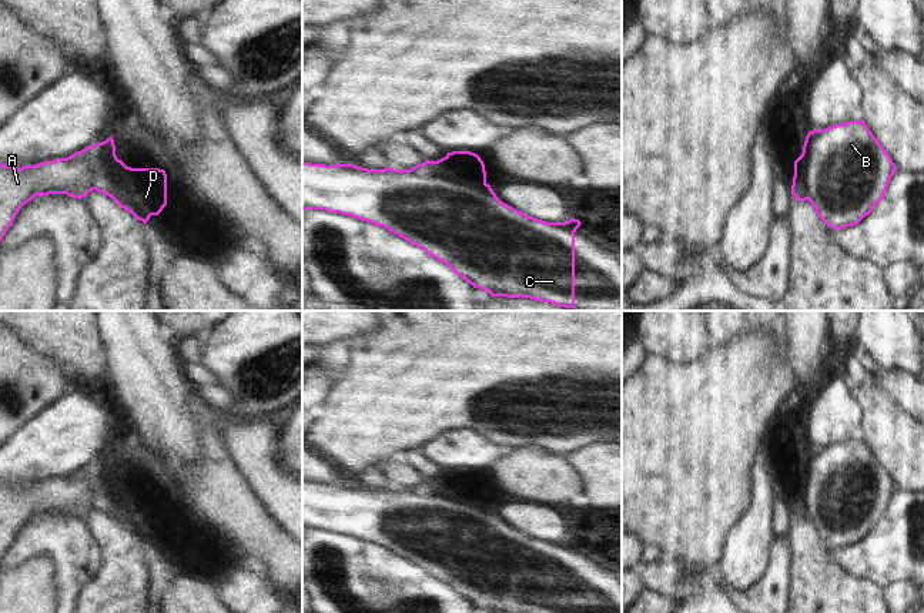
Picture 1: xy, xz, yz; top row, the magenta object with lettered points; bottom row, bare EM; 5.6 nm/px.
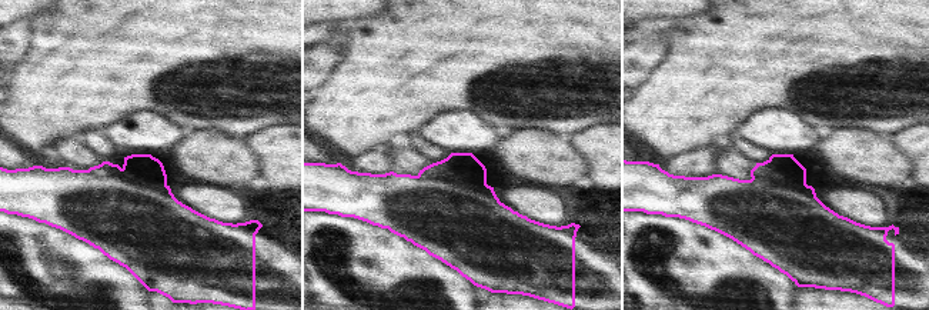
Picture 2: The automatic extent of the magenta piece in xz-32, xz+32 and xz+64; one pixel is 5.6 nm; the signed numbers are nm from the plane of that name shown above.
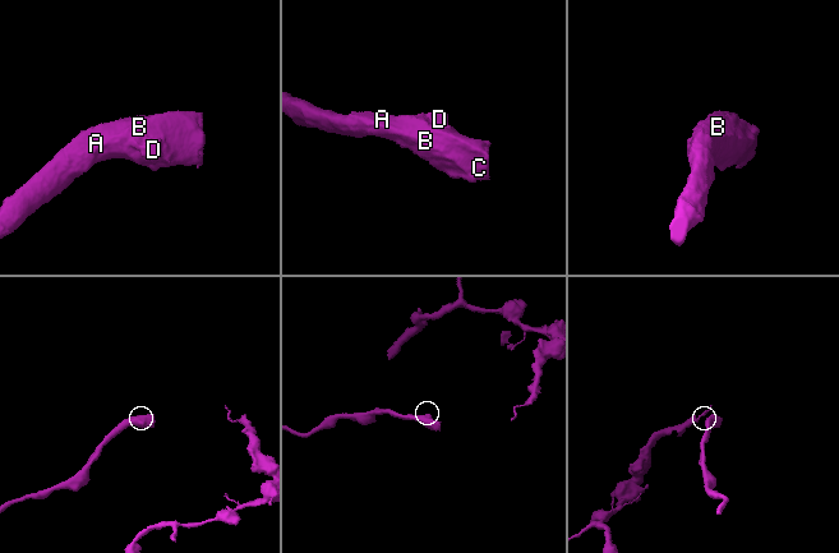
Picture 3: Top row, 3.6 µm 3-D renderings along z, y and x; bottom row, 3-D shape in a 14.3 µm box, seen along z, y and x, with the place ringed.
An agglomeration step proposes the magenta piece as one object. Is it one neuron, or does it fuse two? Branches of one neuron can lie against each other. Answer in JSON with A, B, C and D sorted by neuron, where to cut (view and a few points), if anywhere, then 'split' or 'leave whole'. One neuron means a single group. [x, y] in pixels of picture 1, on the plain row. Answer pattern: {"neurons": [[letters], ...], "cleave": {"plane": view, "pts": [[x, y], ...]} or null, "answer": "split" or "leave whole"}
{"neurons": [["A", "B", "C", "D"]], "cleave": null, "answer": "leave whole"}

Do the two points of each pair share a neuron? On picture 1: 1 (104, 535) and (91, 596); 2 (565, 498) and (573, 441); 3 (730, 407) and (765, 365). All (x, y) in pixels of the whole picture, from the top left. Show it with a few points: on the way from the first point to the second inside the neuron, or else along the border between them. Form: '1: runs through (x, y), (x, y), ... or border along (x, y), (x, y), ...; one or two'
1: runs through (110, 550), (110, 578), (107, 580); one
2: border along (532, 446), (565, 455); two
3: runs through (739, 397), (755, 375); one

